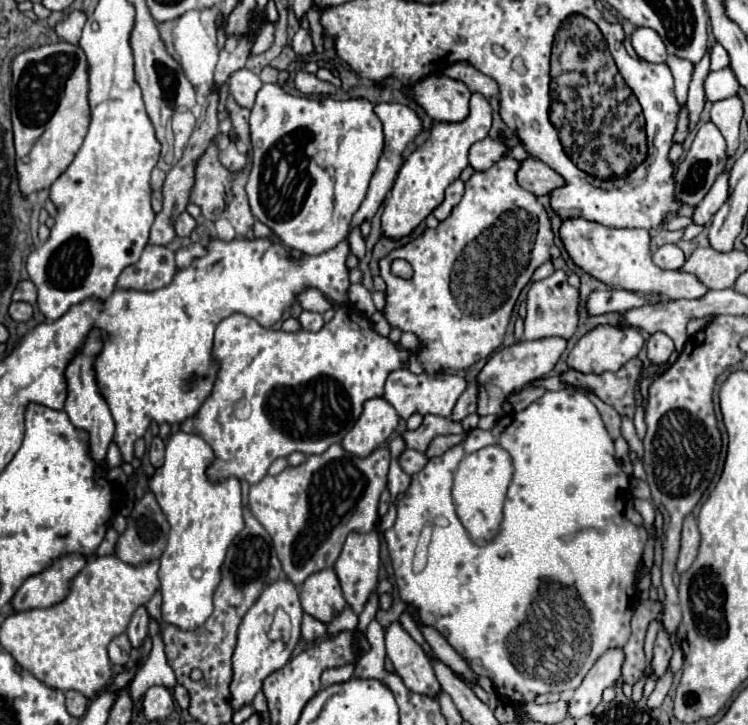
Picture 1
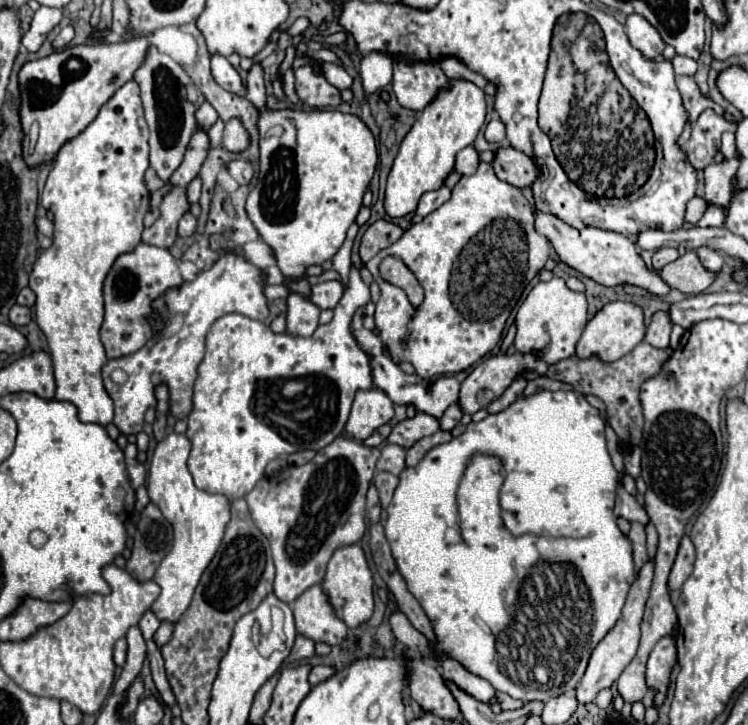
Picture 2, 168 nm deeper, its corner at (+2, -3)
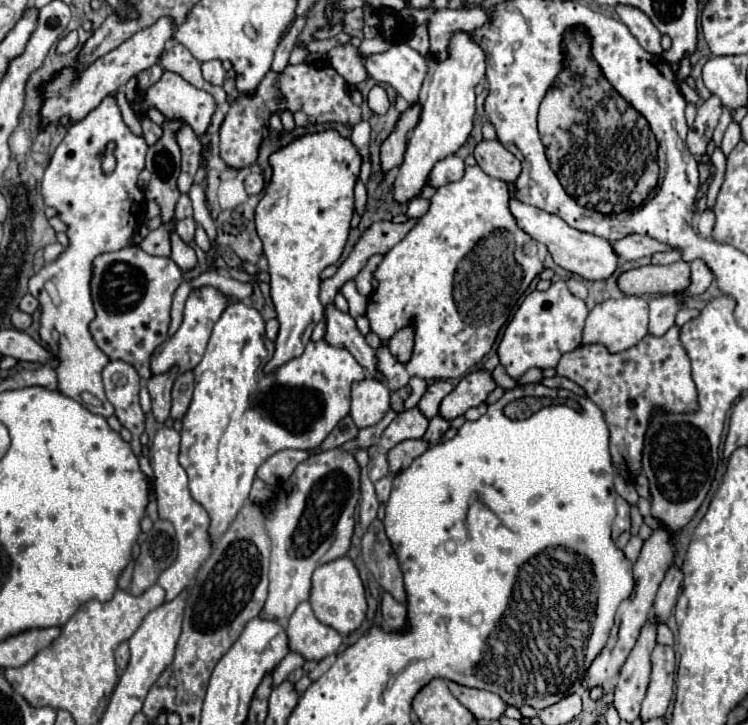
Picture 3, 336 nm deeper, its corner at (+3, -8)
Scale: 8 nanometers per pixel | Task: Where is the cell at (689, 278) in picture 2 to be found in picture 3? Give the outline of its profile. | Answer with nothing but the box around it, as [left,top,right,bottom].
[618,261,690,295]

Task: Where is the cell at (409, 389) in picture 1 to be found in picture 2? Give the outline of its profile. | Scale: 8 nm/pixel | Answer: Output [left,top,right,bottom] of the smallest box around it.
[351,301,461,418]

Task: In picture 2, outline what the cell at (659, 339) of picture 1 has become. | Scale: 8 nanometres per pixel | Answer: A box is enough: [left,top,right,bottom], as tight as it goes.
[645,312,671,350]

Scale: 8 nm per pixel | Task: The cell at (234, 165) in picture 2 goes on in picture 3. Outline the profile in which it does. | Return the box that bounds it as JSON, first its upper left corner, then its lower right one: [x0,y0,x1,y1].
[244,171,264,195]

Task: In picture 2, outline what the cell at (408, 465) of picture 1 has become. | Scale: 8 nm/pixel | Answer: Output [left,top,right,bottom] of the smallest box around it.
[377,444,405,474]

